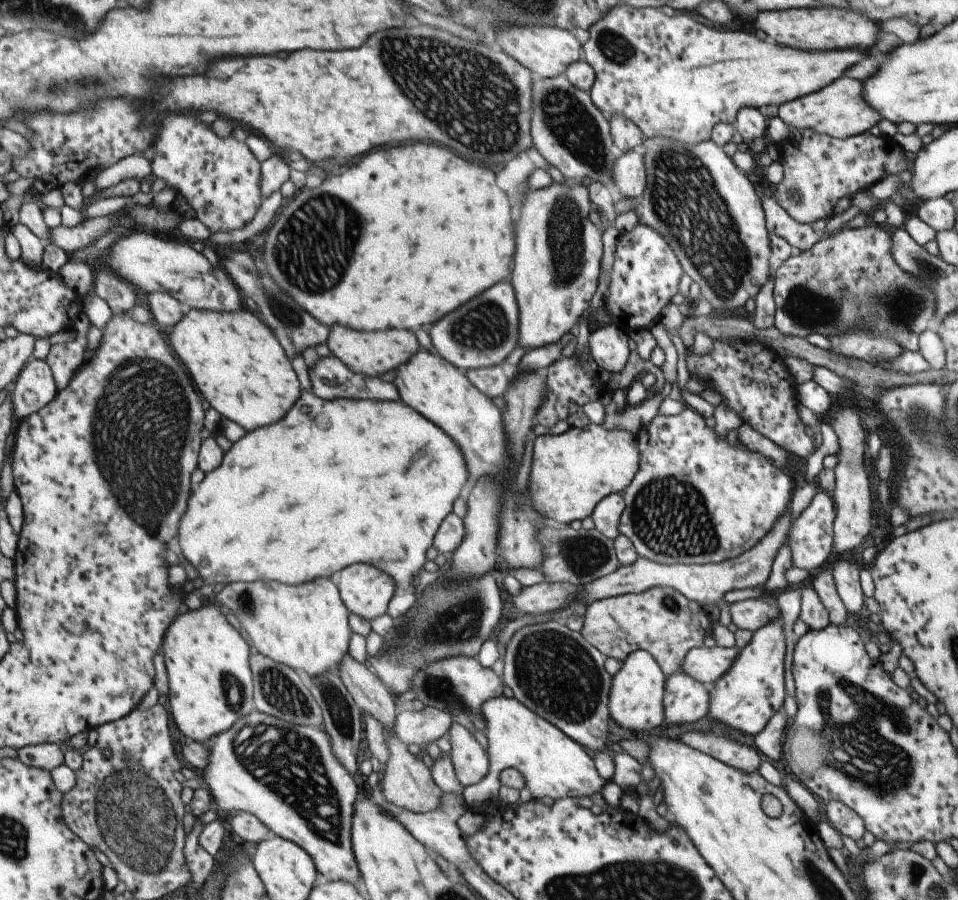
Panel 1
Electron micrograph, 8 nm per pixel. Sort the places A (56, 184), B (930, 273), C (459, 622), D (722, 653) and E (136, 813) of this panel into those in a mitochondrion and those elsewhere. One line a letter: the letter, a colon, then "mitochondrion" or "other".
A: other
B: mitochondrion
C: mitochondrion
D: other
E: mitochondrion

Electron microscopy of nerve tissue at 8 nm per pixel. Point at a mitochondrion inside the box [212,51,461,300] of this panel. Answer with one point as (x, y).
(304, 267)

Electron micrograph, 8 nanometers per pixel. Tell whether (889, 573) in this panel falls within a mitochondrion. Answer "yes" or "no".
no

